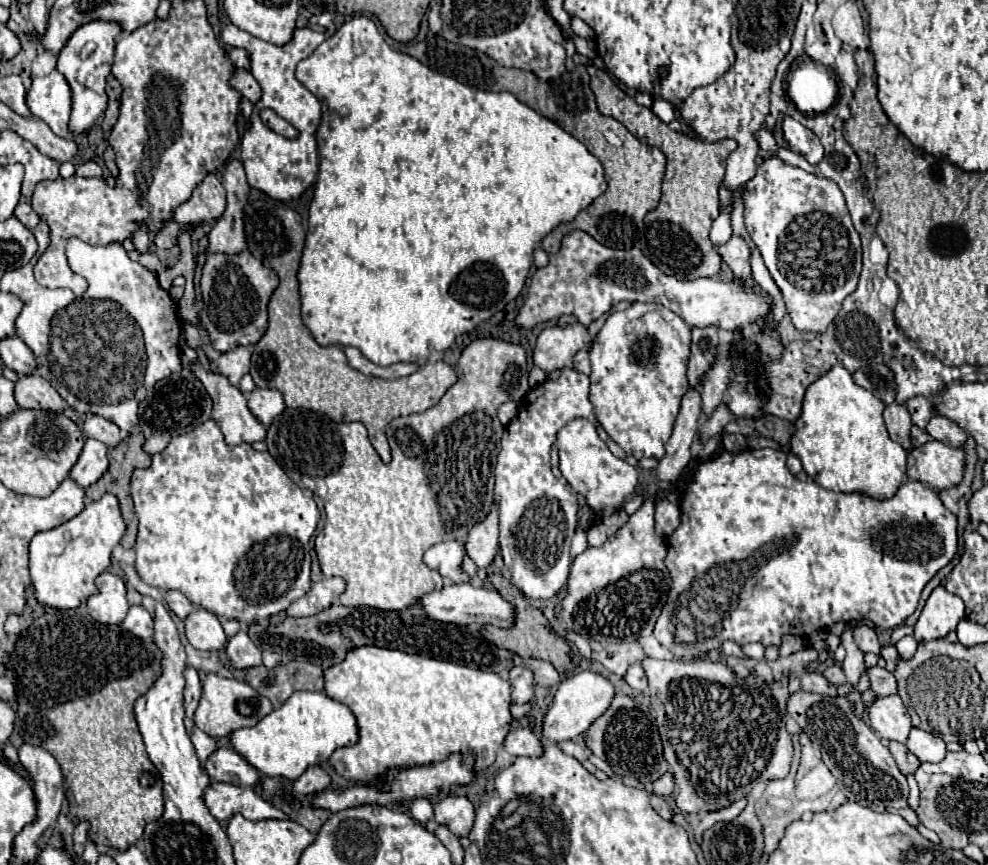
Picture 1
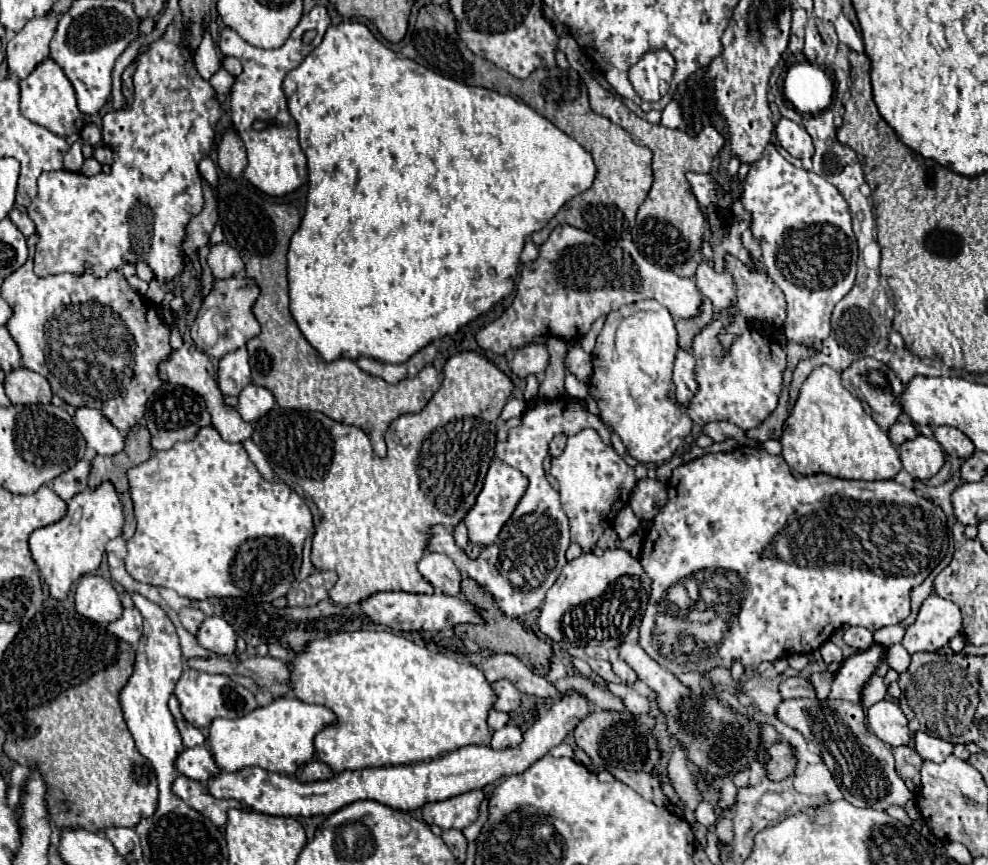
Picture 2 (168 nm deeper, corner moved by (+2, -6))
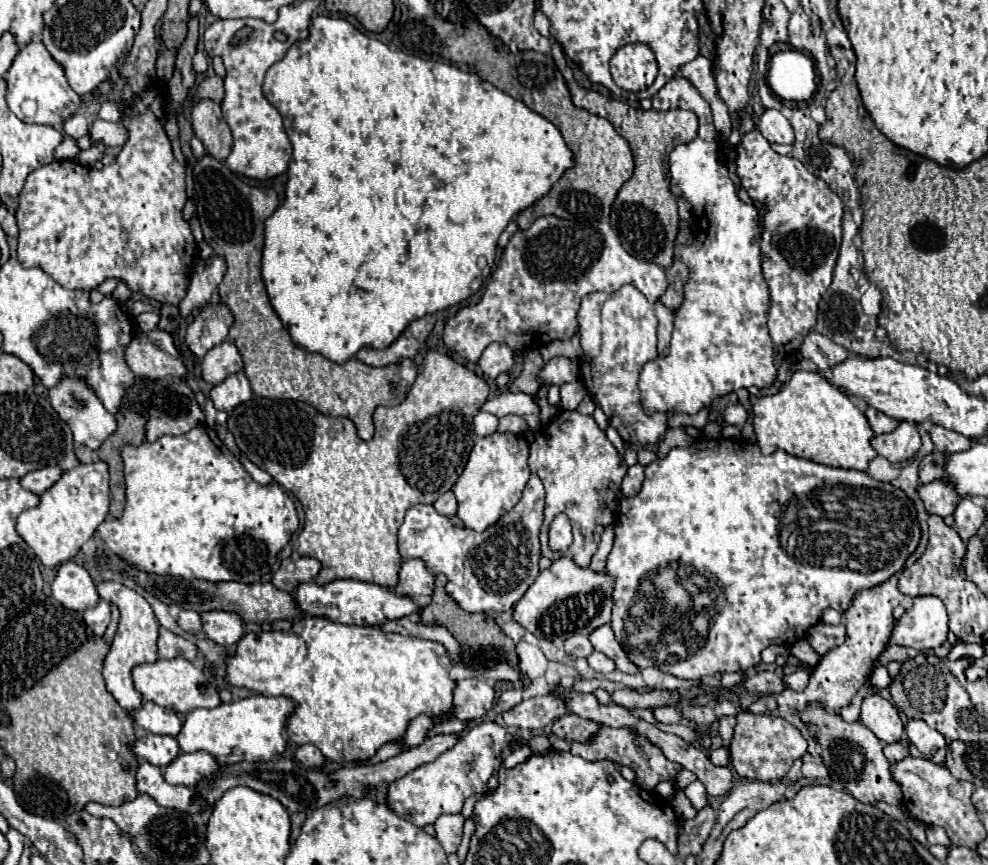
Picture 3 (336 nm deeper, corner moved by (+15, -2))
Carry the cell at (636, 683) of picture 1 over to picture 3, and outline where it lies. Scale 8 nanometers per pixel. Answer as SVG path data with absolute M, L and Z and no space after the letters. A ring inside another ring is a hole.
M592 652L590 656L588 656L588 664L596 670L596 672L602 672L602 674L608 674L608 672L612 672L616 666L614 666L614 662L606 656L606 654L600 654L600 652Z

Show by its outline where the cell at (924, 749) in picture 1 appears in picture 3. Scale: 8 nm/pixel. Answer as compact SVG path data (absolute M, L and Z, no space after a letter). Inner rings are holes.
M910 720L906 726L906 736L910 738L910 742L924 754L924 756L932 756L938 748L946 746L944 736L938 730L930 728L924 720Z

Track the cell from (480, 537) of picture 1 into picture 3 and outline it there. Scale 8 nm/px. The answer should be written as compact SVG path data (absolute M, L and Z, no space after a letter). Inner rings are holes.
M492 434L476 438L466 468L454 486L458 500L458 518L466 528L484 532L502 514L516 506L528 478L528 444L522 436Z

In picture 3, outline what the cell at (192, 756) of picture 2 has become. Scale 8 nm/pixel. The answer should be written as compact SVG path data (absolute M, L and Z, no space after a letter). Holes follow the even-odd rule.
M146 734L138 738L132 746L134 754L148 760L154 766L168 766L176 754L180 754L180 744L172 736L158 736L158 734Z

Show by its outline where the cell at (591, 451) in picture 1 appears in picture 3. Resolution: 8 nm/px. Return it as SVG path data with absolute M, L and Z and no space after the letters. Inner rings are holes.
M566 410L552 418L552 422L536 434L534 442L530 442L528 468L546 486L544 524L540 530L542 556L550 560L570 556L578 566L588 566L598 548L602 530L614 522L620 498L620 482L628 470L624 458L620 458L618 450L598 428L592 416ZM558 514L566 514L572 522L574 542L566 552L552 552L548 548L548 530Z

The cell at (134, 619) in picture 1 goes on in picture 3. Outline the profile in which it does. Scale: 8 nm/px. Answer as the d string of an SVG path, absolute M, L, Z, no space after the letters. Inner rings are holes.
M100 600L98 606L88 608L88 610L84 612L84 622L86 622L86 626L88 626L96 636L104 636L108 624L110 624L110 618L112 618L112 614L110 614L110 604L108 604L106 600Z

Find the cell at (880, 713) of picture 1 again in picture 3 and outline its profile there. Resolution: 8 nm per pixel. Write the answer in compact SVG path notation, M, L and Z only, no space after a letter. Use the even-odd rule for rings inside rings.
M870 694L864 698L860 722L868 730L872 730L874 736L882 744L898 742L904 736L904 726L902 726L902 720L900 720L896 708L878 694Z

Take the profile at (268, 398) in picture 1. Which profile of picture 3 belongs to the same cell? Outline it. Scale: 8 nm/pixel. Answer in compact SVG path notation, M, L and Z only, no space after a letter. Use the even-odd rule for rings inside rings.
M238 372L238 374L228 376L222 384L214 386L210 390L210 398L218 410L232 412L236 406L252 398L252 388L250 388L248 378L242 372Z

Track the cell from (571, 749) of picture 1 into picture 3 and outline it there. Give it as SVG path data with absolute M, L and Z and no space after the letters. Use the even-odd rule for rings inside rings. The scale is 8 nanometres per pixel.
M534 736L532 740L528 740L528 748L534 752L534 754L544 754L544 752L548 752L550 748L552 748L552 744L550 744L550 740L546 738L546 736Z

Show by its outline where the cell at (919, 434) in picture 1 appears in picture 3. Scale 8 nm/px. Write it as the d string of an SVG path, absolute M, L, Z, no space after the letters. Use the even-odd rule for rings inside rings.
M868 408L868 410L866 410L866 418L868 418L868 422L870 422L874 434L886 434L886 432L892 432L892 430L896 430L896 426L898 426L896 420L888 418L886 414L878 412L876 408Z

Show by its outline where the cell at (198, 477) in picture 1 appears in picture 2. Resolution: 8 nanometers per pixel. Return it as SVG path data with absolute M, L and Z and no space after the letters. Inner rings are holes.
M213 426L201 428L197 438L191 442L177 442L169 450L155 452L147 462L133 466L127 470L129 486L131 486L131 498L135 504L135 516L137 516L137 530L131 540L127 540L127 556L125 566L127 572L139 580L153 586L167 586L181 594L183 598L209 598L209 596L233 596L233 598L253 598L255 602L273 602L279 596L285 596L289 592L289 586L293 582L293 572L299 572L301 566L301 550L305 538L313 532L313 516L309 506L303 498L297 496L295 490L291 490L285 482L275 480L267 482L257 472L255 464L249 460L243 444L229 444L225 442Z

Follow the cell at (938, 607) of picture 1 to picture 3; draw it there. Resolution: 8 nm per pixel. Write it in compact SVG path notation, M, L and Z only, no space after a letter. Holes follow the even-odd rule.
M916 596L910 610L896 622L890 644L916 650L938 648L948 636L946 606L936 596Z

